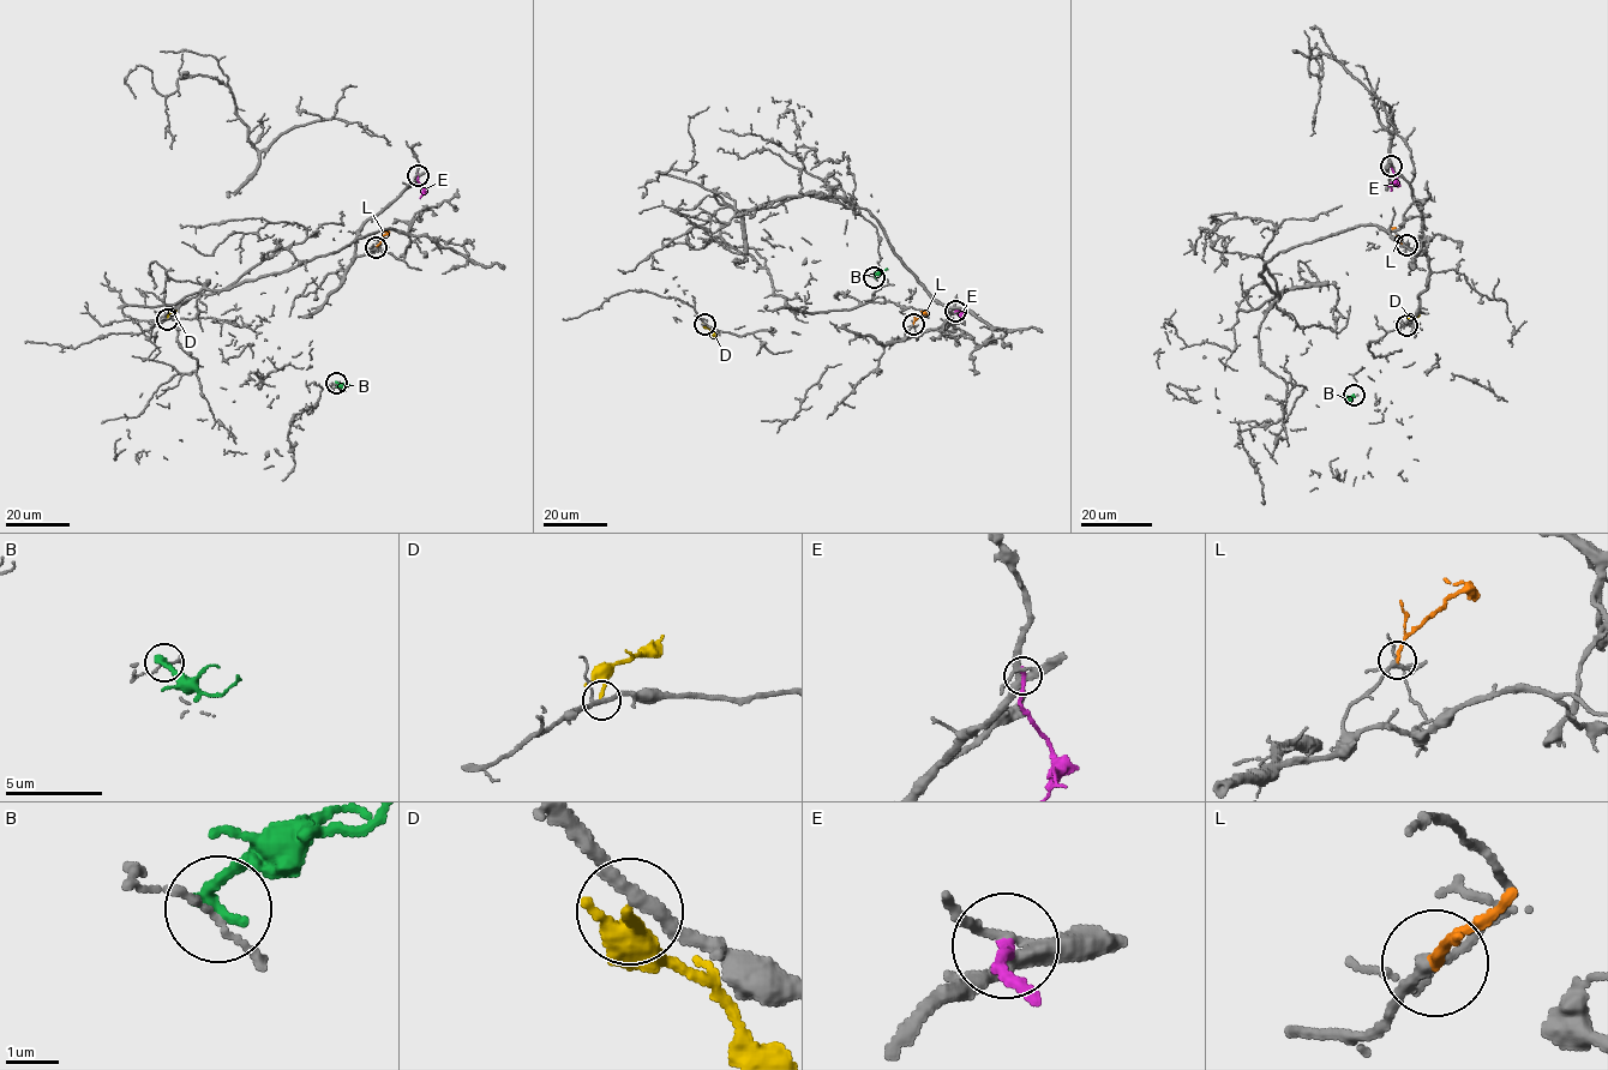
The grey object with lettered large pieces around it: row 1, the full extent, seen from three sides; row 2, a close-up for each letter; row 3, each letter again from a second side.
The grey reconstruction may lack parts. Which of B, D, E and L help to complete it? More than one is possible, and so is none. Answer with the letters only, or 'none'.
L

